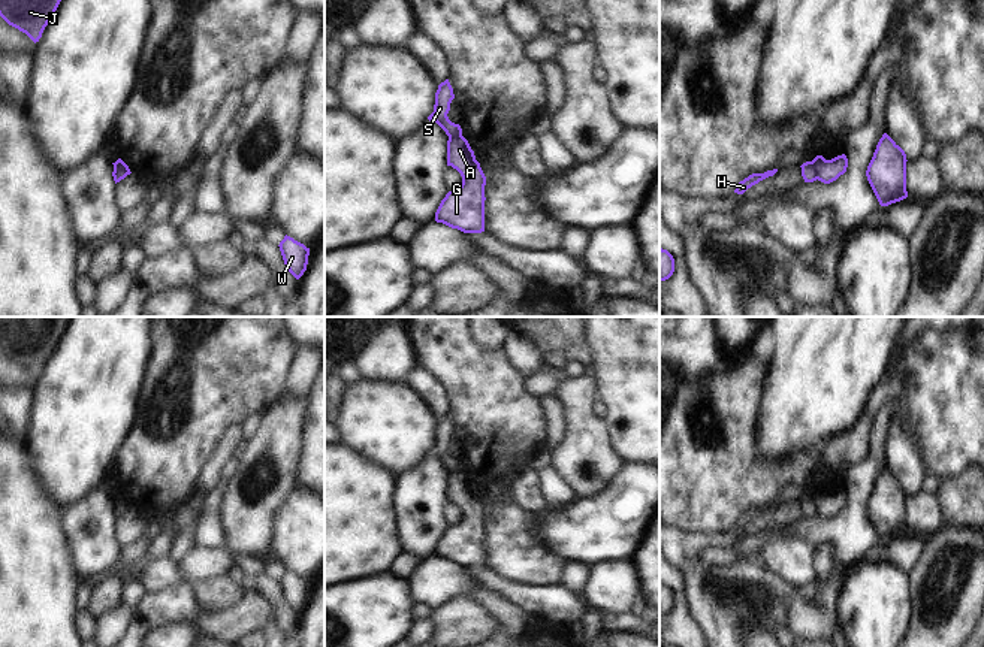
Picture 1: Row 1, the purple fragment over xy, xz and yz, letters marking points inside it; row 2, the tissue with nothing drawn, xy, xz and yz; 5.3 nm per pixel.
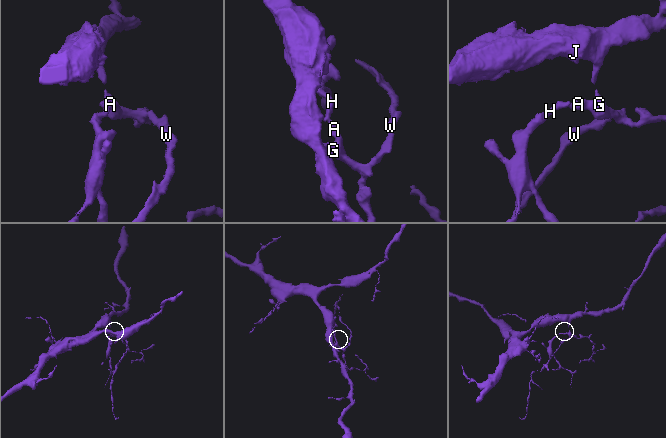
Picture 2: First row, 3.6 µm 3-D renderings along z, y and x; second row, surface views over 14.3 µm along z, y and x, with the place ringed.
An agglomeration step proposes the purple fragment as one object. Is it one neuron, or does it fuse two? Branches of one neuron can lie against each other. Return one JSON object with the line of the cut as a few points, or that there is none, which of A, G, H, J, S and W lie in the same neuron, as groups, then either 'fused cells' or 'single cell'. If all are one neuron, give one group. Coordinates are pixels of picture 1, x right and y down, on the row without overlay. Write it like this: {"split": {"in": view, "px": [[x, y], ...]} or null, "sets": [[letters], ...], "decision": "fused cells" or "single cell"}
{"split": {"in": "yz", "px": [[811, 496], [818, 513]]}, "sets": [["A", "G", "J", "W"], ["H", "S"]], "decision": "fused cells"}

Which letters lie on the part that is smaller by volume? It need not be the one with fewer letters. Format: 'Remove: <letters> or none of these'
Remove: H, S

